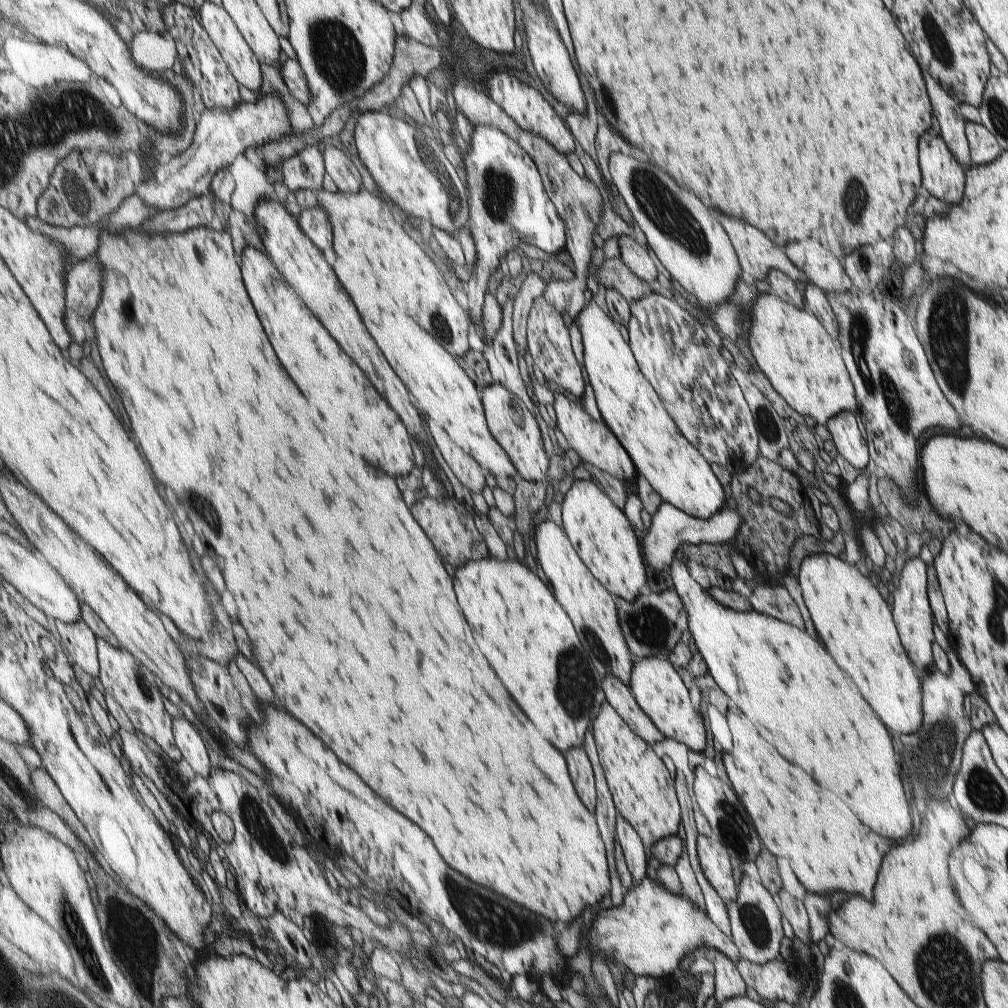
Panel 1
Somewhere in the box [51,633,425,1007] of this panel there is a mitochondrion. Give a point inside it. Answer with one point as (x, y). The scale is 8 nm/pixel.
(72, 925)

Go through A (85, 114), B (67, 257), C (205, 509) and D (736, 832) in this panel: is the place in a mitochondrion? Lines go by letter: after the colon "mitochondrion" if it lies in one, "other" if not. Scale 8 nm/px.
A: mitochondrion
B: other
C: mitochondrion
D: mitochondrion

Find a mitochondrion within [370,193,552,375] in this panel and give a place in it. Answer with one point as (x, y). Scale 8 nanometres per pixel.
(438, 325)

